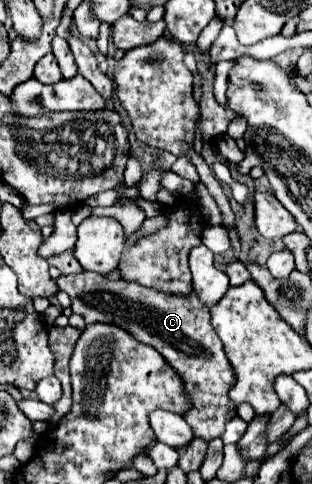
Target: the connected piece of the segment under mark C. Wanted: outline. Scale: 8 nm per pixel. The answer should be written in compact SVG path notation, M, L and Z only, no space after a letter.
M96 272L60 274L56 284L72 298L72 310L80 314L86 324L116 324L142 344L156 348L166 362L178 370L186 392L194 402L194 408L184 414L184 420L190 424L196 438L210 442L224 434L226 422L236 416L236 404L228 398L228 390L236 382L236 374L224 354L222 340L210 324L210 312L198 300L194 290L192 296L168 296L166 292L156 292L154 288L146 288L136 282L112 282Z

